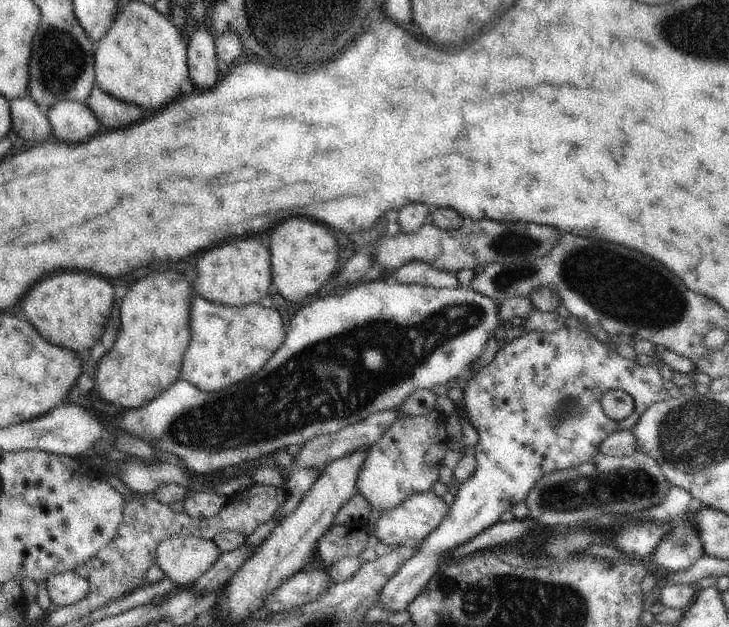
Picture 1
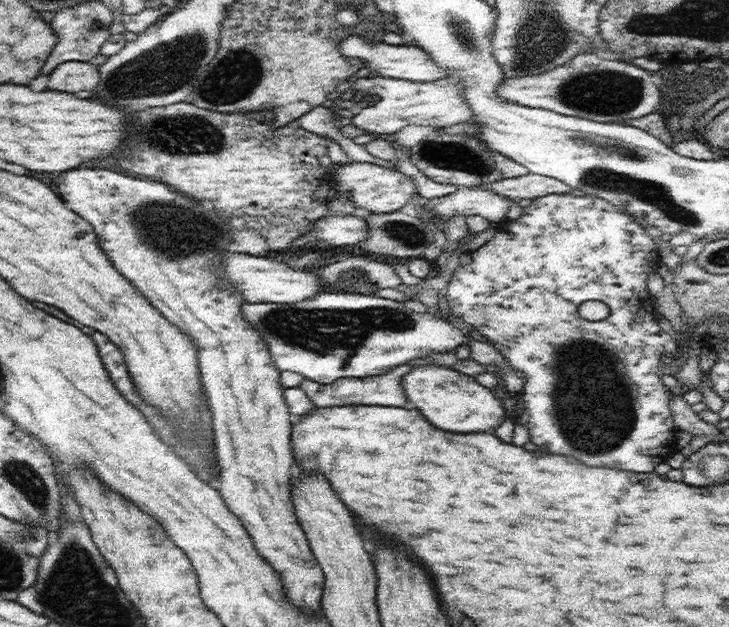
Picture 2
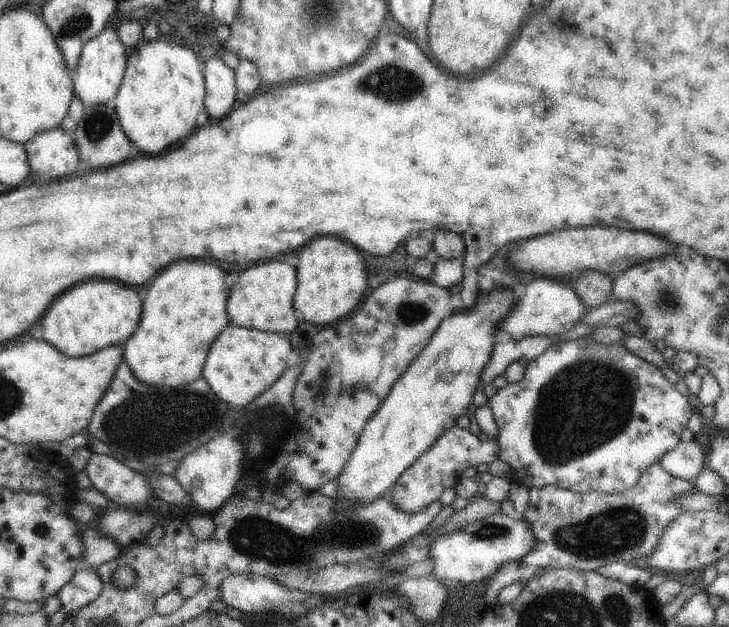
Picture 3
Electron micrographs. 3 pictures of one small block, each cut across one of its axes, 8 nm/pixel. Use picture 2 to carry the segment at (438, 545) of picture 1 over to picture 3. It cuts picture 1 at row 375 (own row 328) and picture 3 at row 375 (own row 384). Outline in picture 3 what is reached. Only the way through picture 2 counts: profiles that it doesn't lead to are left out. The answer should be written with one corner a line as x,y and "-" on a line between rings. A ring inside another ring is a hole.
570,336
566,341
548,347
544,354
527,364
522,380
516,383
507,383
506,386
498,389
497,393
488,399
488,402
499,432
496,439
499,444
499,459
511,466
511,474
508,476
510,479
508,478
508,480
524,484
529,489
532,487
540,488
544,485
557,485
577,493
601,492
612,494
631,489
640,480
647,468
660,463
661,458
666,453
676,448
680,442
680,434
687,428
688,420
694,412
694,408
688,402
688,397
682,395
655,364
630,352
622,343
603,345
576,336

